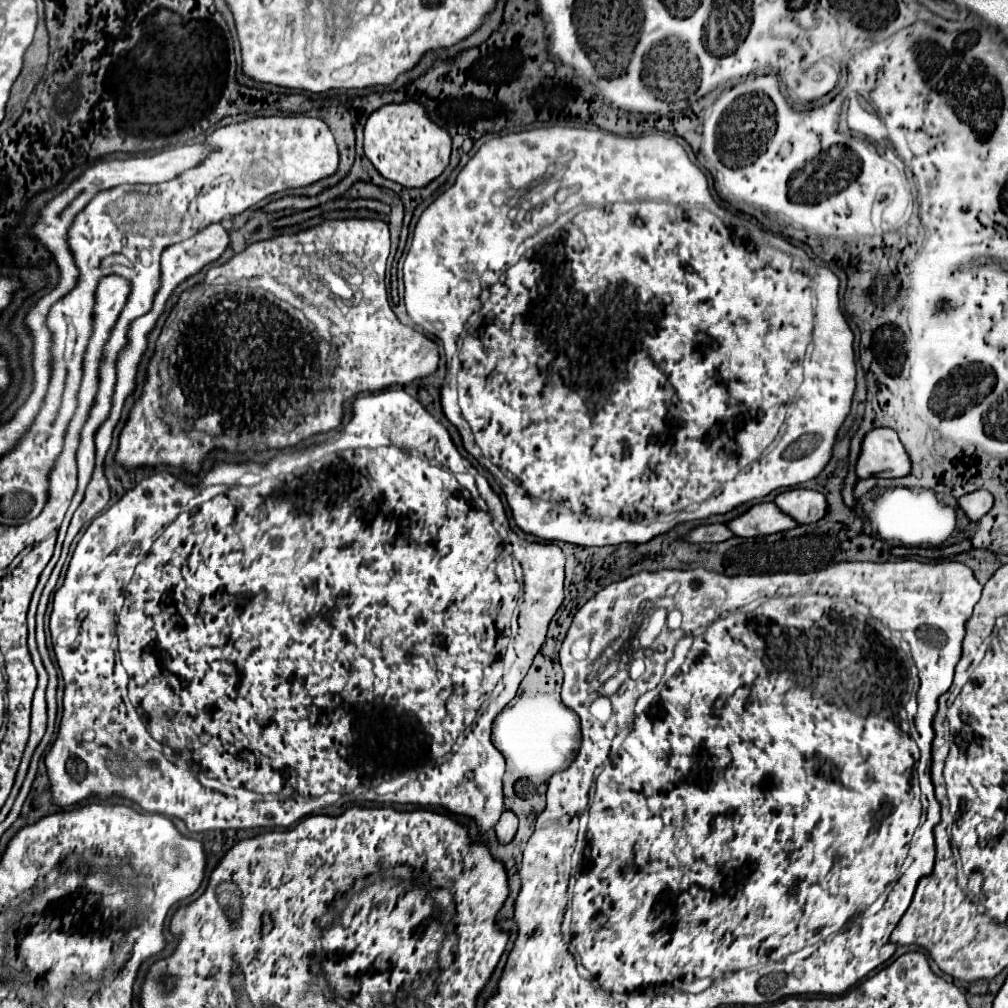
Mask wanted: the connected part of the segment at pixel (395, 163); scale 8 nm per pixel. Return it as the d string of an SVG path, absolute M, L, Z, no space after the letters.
M418 102L388 104L370 114L364 126L364 153L378 174L404 188L424 188L448 166L452 140L446 130L432 124Z

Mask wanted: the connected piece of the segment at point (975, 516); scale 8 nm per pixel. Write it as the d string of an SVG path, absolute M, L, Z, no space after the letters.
M978 490L976 494L966 494L964 498L958 500L960 508L966 512L966 516L970 520L980 520L984 514L990 512L990 508L994 506L994 496L990 492L984 492L984 490Z

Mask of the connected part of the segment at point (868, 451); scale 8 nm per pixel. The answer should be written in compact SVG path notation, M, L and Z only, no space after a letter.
M876 428L866 434L856 466L860 478L902 478L910 472L912 460L894 430Z

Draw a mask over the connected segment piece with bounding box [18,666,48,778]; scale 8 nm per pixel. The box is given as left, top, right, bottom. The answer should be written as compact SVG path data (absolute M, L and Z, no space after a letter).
M36 666L38 670L38 688L34 694L34 702L32 702L32 734L28 740L28 746L24 750L24 758L22 758L22 766L18 770L18 776L24 778L30 758L38 746L38 742L42 740L44 732L46 732L46 686L48 686L48 672L44 666Z

